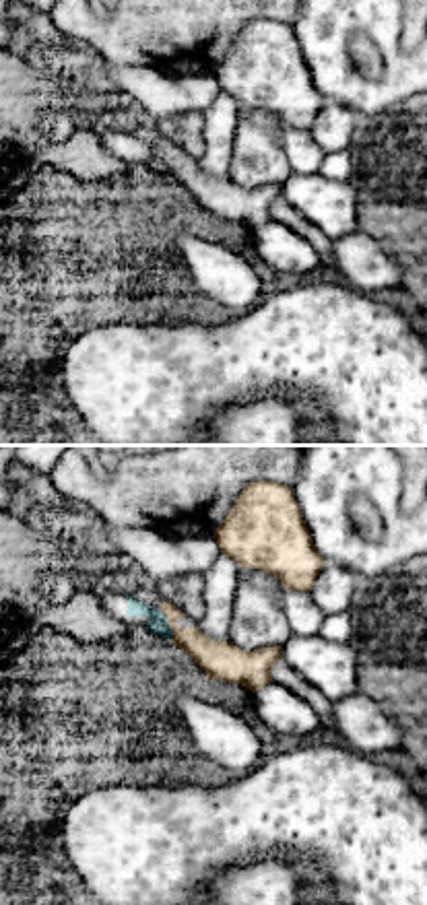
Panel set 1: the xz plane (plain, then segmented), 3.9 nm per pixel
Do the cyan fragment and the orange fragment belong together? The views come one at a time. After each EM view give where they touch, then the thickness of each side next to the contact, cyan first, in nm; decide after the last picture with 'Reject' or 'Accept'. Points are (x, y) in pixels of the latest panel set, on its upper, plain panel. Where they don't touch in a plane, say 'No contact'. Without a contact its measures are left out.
Touches cyan at (170, 168). Thickness 80 nm (cyan) against 160 nm

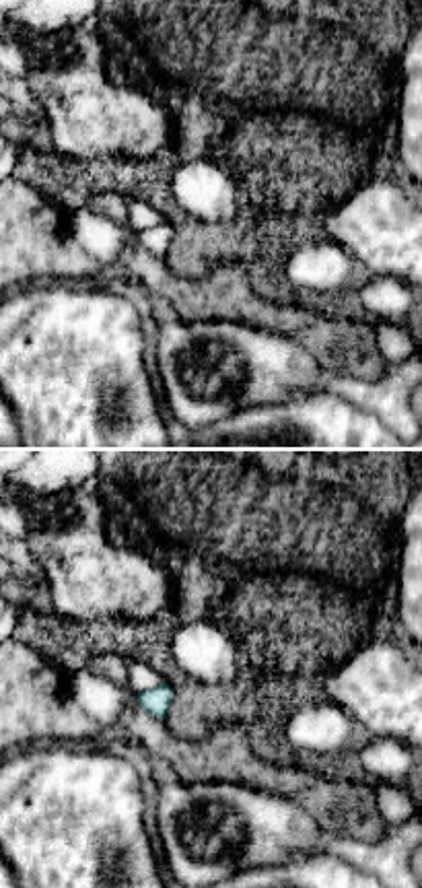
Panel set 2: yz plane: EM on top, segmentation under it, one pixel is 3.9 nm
No contact

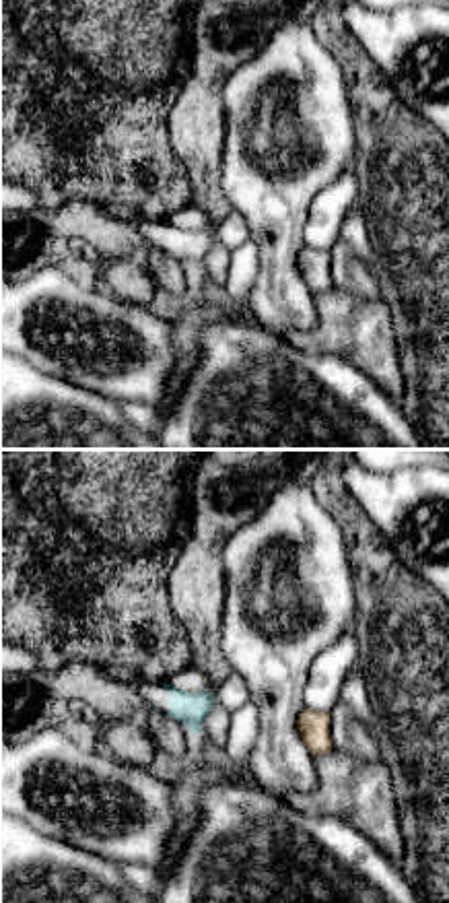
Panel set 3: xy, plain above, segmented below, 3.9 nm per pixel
Touches cyan at (188, 229). Thickness 130 nm (cyan) against 20 nm

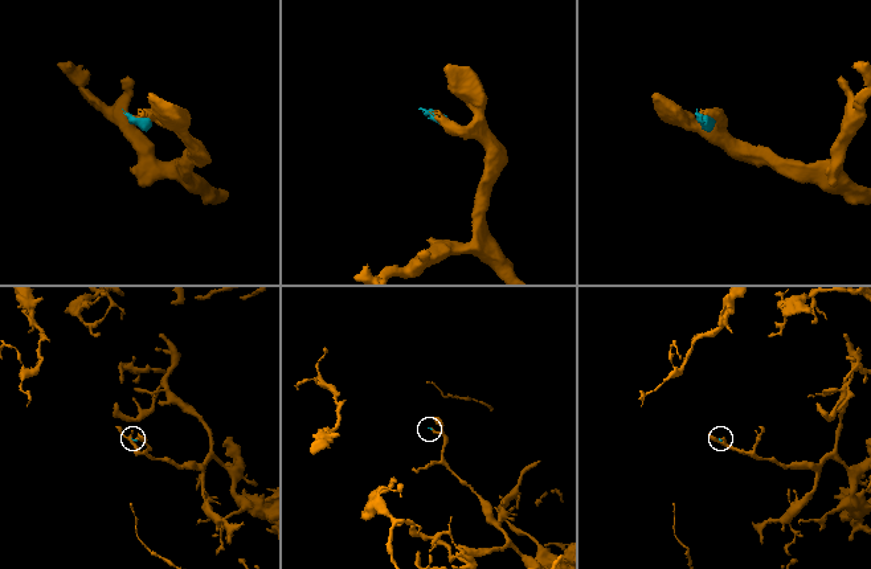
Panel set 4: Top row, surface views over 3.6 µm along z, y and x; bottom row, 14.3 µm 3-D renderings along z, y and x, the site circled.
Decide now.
Reject

